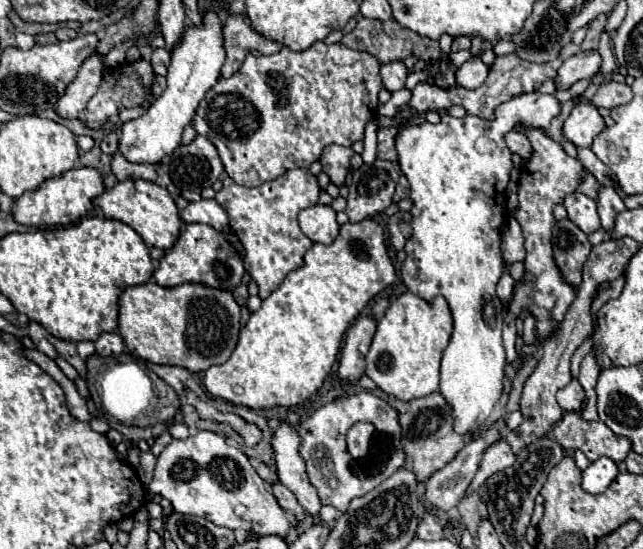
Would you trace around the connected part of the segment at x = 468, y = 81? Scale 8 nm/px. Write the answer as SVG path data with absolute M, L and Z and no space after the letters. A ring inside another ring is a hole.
M481 54L469 58L461 68L457 68L457 82L463 88L479 88L489 74L489 66L481 62Z

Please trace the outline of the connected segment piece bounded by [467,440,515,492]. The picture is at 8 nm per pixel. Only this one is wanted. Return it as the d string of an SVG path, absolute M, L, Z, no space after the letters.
M501 440L501 442L493 442L493 446L485 448L485 454L481 458L481 466L471 482L471 486L467 488L467 492L477 490L489 476L493 476L495 472L501 472L505 468L509 468L515 462L515 454L511 452L511 446Z

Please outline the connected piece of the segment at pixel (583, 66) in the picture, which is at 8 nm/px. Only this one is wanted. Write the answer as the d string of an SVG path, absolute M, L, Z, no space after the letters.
M587 50L587 52L579 52L571 58L567 58L557 76L555 76L555 88L557 90L569 90L575 82L583 80L583 78L591 78L601 66L601 56L595 50Z

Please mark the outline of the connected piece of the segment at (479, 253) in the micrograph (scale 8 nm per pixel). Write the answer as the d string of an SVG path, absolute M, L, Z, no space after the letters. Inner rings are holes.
M531 92L531 94L521 94L517 98L511 98L509 102L501 104L497 110L495 110L495 116L491 120L481 120L477 116L465 116L465 118L453 118L449 114L443 114L441 116L441 122L439 124L429 124L429 122L423 122L423 124L411 124L411 122L405 122L399 126L399 132L397 132L397 138L395 138L395 148L397 148L397 154L399 154L399 168L401 172L407 176L409 184L411 184L411 202L413 202L413 208L411 208L411 238L407 240L405 244L405 252L407 252L407 258L401 266L401 278L407 286L409 292L413 292L415 296L419 296L421 300L425 302L433 302L433 298L437 296L443 296L449 304L449 310L451 310L451 316L453 316L453 334L451 334L451 340L449 340L449 346L445 348L443 352L443 360L441 360L441 386L439 386L439 392L447 398L447 402L451 404L453 408L453 414L455 414L455 432L459 434L465 434L465 432L473 432L477 430L479 426L483 426L491 412L493 412L493 406L499 402L501 394L503 394L503 378L505 378L505 348L501 344L501 330L503 330L503 306L501 306L501 298L497 296L495 288L497 288L497 282L499 278L509 272L511 264L503 260L503 254L501 254L501 230L505 226L505 220L507 220L507 208L505 208L505 192L503 188L507 188L509 184L509 172L513 168L513 152L507 148L505 144L505 134L511 132L517 124L525 126L527 130L535 128L535 126L547 126L551 124L551 120L559 114L561 106L557 102L555 96L549 96L549 94L541 94L541 92Z

